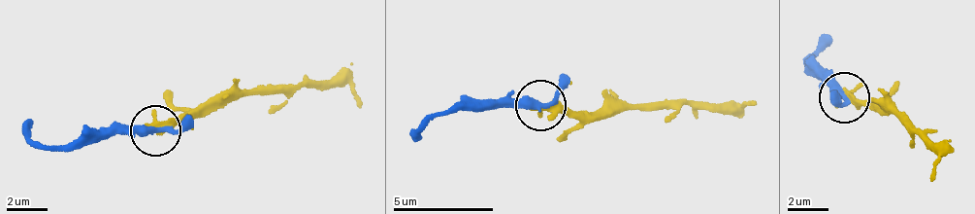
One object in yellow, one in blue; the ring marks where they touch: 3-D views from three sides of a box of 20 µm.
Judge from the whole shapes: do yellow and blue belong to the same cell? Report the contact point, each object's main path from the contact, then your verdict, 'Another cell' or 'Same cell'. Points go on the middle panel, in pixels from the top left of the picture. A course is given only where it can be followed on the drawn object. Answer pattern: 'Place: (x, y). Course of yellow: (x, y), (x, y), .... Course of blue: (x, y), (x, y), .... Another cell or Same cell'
Place: (540, 105). Course of yellow: (539, 109), (630, 110), (706, 101), (754, 102). Course of blue: (539, 104), (439, 112), (418, 130), (419, 134). Same cell

